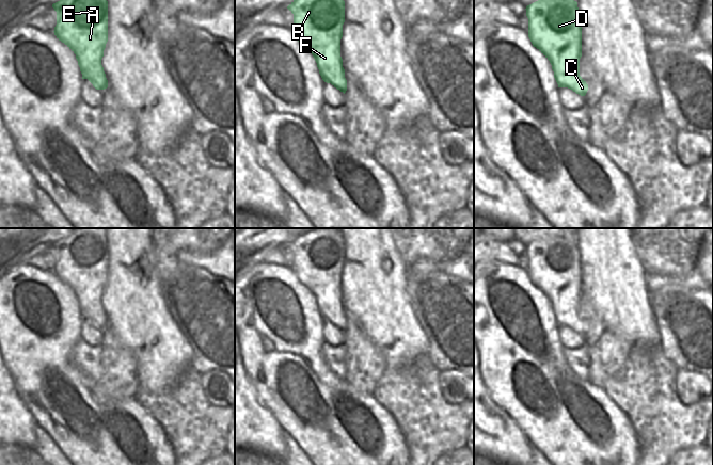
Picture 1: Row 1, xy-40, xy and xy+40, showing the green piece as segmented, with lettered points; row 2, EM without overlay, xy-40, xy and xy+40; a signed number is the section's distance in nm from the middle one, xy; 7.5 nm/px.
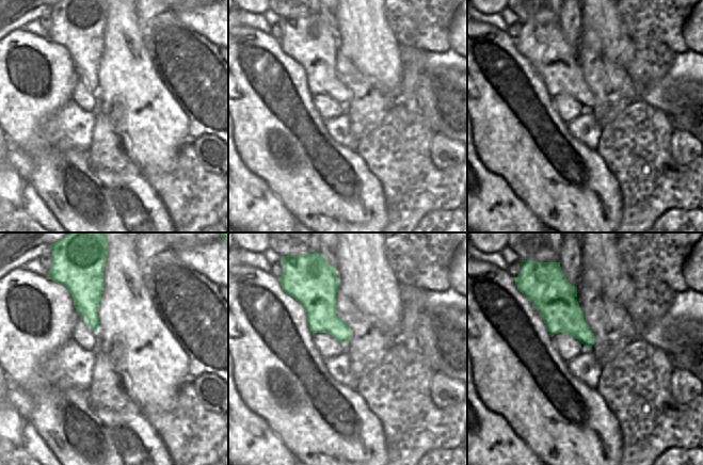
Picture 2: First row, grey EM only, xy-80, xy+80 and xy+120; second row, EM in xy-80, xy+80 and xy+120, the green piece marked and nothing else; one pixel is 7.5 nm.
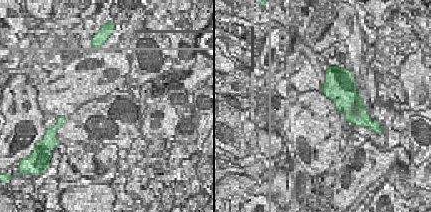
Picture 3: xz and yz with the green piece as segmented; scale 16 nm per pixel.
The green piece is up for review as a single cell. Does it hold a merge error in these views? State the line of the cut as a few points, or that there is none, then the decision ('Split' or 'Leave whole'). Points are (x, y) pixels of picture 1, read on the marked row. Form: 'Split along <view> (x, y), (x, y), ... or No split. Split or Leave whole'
No split. Leave whole

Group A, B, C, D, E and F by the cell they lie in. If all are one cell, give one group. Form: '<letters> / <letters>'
A B C D E F

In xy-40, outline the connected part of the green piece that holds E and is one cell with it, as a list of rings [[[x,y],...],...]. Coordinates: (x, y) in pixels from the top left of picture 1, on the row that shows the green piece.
[[[60,0],[52,7],[57,12],[54,35],[76,54],[82,79],[88,79],[96,90],[107,89],[101,59],[108,42],[108,1]]]

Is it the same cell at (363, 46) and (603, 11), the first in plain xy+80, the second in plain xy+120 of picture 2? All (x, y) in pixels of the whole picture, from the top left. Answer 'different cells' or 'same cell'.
same cell

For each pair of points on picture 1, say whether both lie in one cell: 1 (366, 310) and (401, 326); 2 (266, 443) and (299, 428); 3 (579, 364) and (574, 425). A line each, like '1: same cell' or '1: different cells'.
1: same cell
2: different cells
3: different cells

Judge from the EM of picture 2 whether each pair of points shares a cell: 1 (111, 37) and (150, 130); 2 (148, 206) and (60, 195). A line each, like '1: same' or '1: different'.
1: same
2: same

